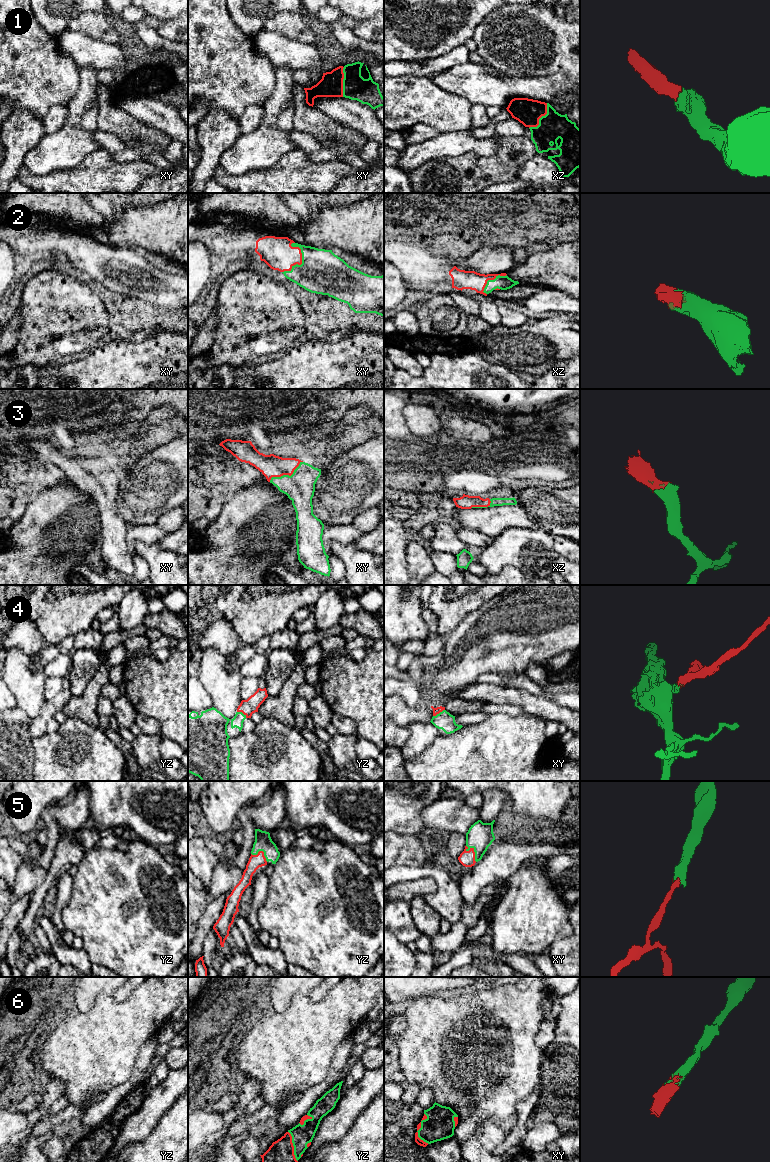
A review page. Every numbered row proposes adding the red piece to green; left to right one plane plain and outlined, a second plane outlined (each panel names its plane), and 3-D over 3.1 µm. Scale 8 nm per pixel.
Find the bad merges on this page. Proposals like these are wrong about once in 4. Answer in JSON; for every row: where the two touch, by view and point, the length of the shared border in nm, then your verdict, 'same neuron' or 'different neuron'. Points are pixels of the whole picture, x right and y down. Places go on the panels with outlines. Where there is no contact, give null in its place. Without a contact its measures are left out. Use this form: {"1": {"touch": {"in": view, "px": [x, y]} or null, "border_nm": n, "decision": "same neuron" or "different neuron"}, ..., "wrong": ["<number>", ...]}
{"1": {"touch": {"in": "xz", "px": [540, 118]}, "border_nm": 260, "decision": "same neuron"}, "2": {"touch": {"in": "xy", "px": [302, 259]}, "border_nm": 260, "decision": "same neuron"}, "3": {"touch": {"in": "xy", "px": [286, 475]}, "border_nm": 320, "decision": "same neuron"}, "4": {"touch": {"in": "xy", "px": [439, 713]}, "border_nm": 110, "decision": "same neuron"}, "5": {"touch": {"in": "xy", "px": [474, 851]}, "border_nm": 160, "decision": "same neuron"}, "6": {"touch": {"in": "xy", "px": [419, 1129]}, "border_nm": 260, "decision": "same neuron"}, "wrong": []}

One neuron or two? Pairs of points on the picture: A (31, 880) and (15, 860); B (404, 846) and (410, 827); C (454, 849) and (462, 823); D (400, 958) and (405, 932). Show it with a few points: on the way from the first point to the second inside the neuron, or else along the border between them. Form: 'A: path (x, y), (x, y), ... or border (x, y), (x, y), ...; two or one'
A: border (23, 859), (17, 877), (10, 886); two
B: border (394, 831), (400, 834), (416, 835), (424, 839); two
C: border (450, 832), (465, 834); two
D: border (394, 934), (399, 941), (405, 944); two

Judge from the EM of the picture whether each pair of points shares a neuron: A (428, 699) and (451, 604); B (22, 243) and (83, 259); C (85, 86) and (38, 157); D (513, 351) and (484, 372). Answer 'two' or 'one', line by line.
A: two
B: one
C: one
D: two

